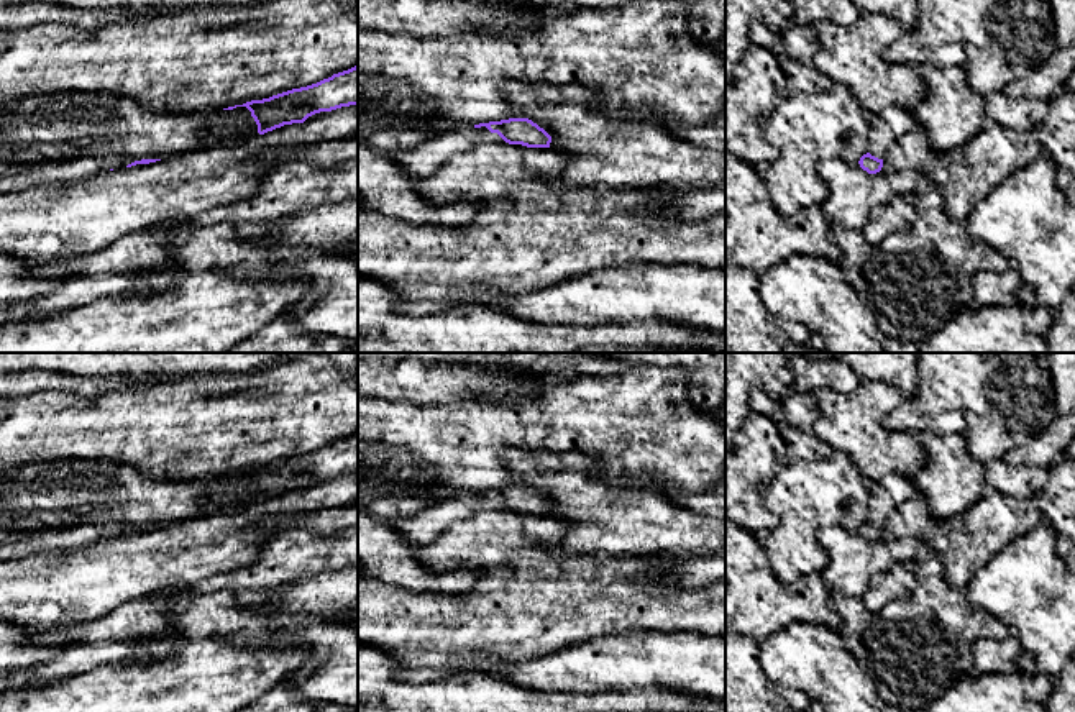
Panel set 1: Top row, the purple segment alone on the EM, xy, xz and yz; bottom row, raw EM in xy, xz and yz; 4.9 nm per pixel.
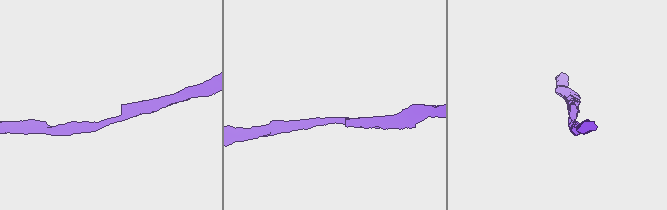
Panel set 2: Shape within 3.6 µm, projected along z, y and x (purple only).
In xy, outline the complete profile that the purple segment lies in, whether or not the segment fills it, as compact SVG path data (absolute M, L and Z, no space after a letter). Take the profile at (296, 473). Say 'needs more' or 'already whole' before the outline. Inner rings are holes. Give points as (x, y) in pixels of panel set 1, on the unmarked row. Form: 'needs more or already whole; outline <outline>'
already whole; outline M358 433L307 454L223 477L246 474L258 492L258 500L264 502L284 492L304 491L315 481L350 472L358 472Z

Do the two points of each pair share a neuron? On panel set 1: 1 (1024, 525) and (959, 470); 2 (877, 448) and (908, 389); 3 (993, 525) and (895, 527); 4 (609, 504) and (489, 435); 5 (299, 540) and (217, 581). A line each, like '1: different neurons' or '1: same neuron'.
1: different neurons
2: different neurons
3: same neuron
4: different neurons
5: same neuron

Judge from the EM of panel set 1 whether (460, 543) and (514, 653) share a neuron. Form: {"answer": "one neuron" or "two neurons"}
{"answer": "one neuron"}

